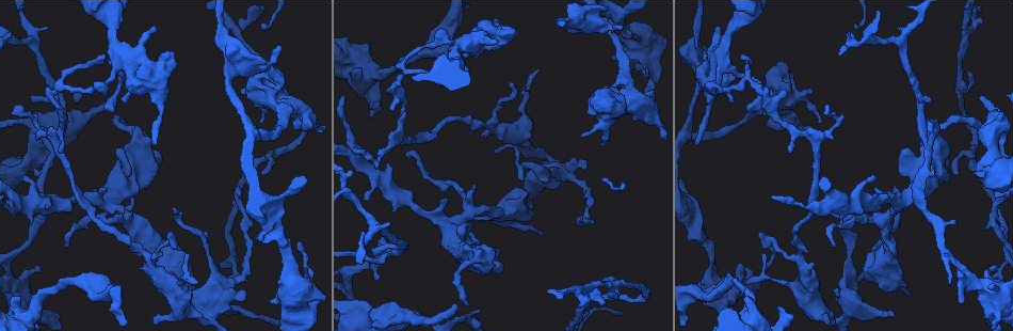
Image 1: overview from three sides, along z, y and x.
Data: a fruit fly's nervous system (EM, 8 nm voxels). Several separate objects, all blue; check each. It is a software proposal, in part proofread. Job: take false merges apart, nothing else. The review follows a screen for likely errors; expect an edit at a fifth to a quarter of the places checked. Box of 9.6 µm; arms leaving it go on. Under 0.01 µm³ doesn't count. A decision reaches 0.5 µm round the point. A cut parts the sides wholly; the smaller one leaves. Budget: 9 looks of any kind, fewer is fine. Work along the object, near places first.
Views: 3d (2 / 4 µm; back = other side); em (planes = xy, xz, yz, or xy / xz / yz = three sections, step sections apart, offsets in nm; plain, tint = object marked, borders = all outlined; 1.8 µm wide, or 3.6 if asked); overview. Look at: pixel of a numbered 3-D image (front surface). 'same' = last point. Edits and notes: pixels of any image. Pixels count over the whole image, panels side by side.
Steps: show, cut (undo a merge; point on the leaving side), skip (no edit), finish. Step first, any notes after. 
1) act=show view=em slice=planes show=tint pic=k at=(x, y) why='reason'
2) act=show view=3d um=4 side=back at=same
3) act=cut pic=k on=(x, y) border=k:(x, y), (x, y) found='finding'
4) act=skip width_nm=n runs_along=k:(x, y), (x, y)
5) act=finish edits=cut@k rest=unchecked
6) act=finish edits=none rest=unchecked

act=show view=3d um=4 pic=1 at=(28, 315) why='sharp bend'

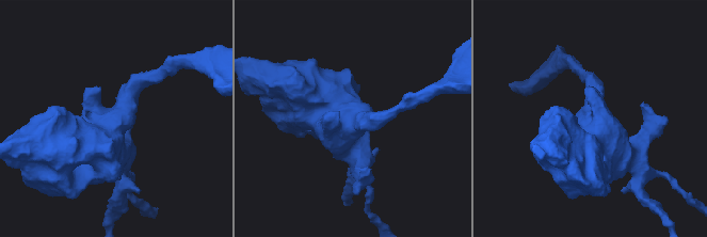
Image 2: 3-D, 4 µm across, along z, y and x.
act=show view=em um=3.6 slice=xz step=4 show=tint pic=2 at=(354, 117) why='need the tissue'

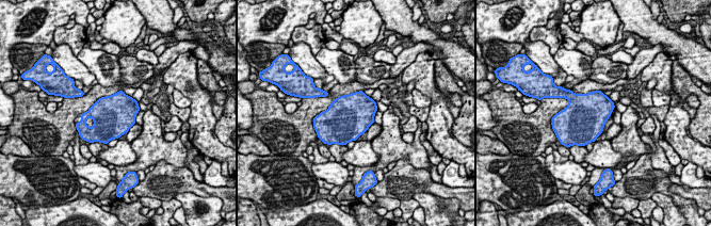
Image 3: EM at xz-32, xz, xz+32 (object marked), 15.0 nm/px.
act=show view=em um=3.6 slice=planes show=tint at=same

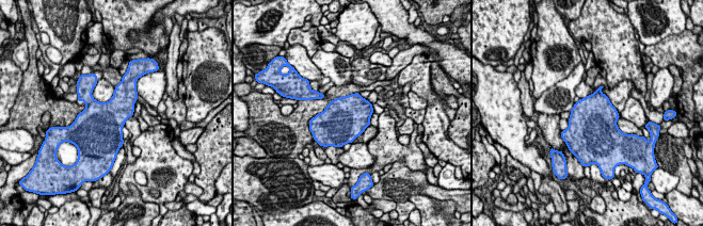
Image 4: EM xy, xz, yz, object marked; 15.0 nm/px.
act=skip found='one neuron here'

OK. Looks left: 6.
act=show view=3d um=4 pic=1 at=(984, 283) why='thick turns thin'

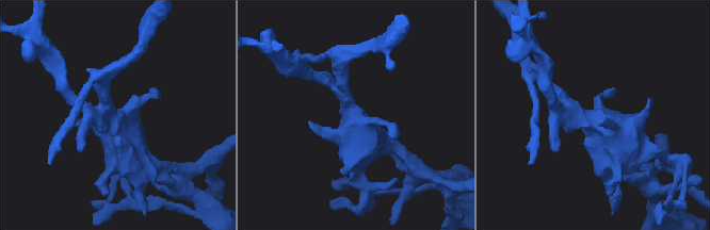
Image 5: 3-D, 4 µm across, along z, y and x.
act=show view=em um=3.6 slice=planes show=tint pic=5 at=(596, 120) why='need the tissue'

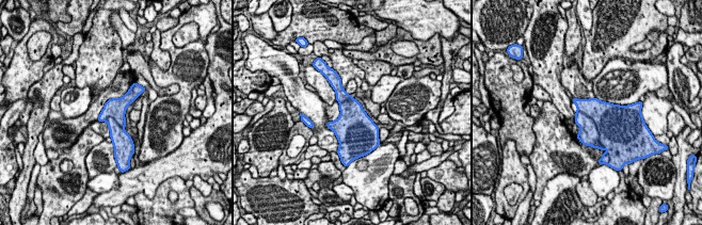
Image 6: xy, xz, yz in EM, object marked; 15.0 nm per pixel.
act=cut pic=6 on=(611, 122) border=6:(577, 110), (593, 122), (603, 146) found='a second neuron is stuck on'

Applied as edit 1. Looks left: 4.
act=show view=overview why='see it whole again'

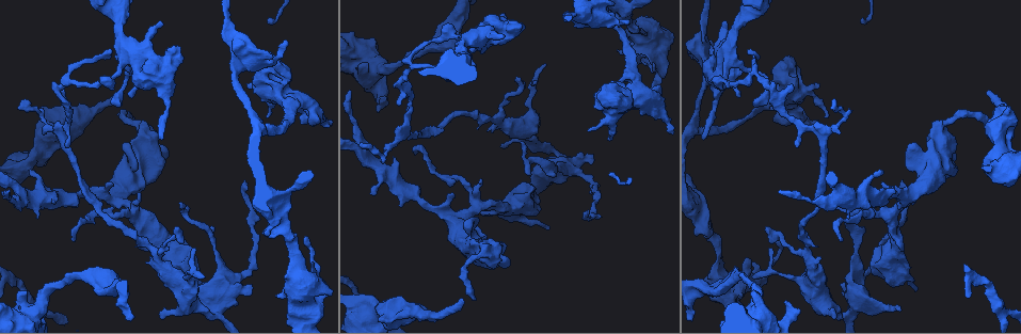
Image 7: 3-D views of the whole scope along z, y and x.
act=show view=em um=3.6 slice=xz step=16 show=tint pic=7 at=(165, 84) why='calibre changes'

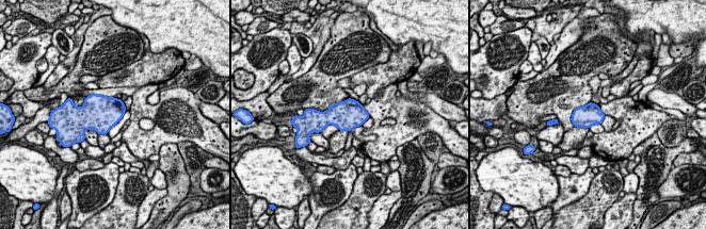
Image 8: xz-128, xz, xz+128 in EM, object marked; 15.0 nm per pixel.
act=show view=em um=3.6 slice=planes show=tint at=same

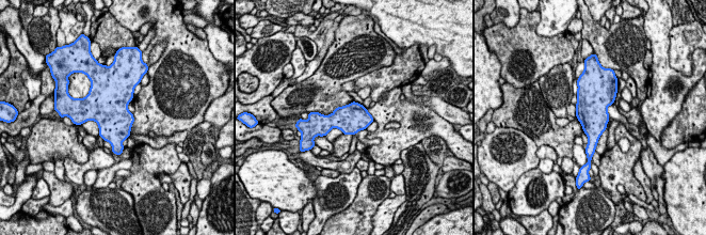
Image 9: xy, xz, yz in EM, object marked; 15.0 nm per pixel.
act=skip found='one neuron here'

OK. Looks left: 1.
act=finish edits=cut@6 rest=unchecked

